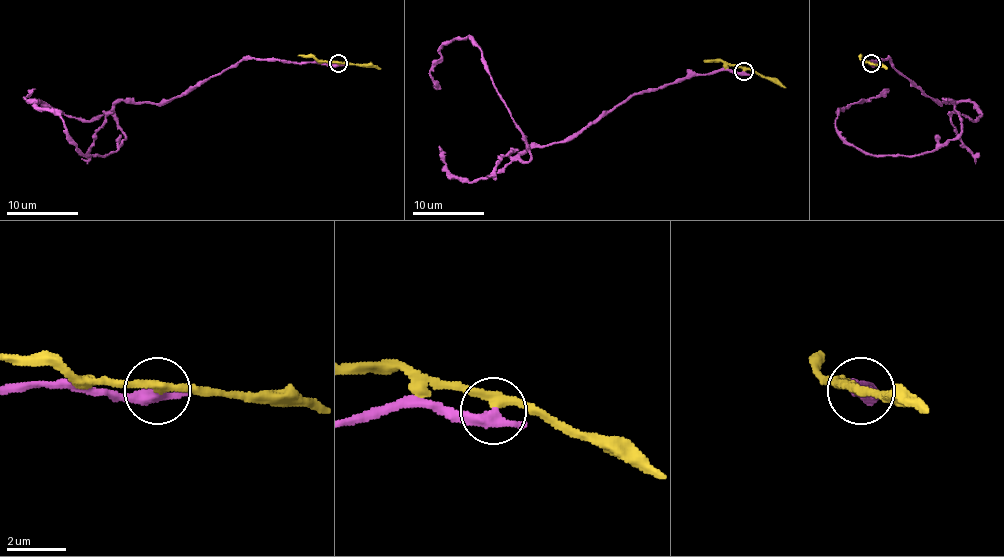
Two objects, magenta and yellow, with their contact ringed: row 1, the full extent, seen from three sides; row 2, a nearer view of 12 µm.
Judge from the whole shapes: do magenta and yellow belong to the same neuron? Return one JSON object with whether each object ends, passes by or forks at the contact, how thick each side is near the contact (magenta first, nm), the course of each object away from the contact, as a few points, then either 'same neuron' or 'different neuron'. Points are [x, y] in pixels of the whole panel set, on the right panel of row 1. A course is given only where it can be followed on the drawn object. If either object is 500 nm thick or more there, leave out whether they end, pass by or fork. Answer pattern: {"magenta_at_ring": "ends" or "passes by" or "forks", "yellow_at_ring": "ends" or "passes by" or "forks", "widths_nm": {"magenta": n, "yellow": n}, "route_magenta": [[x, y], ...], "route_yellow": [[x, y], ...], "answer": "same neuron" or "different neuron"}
{"magenta_at_ring": "ends", "yellow_at_ring": "passes by", "widths_nm": {"magenta": 480, "yellow": 280}, "route_magenta": [[871, 64], [887, 58], [949, 100], [961, 131], [916, 156], [851, 145], [839, 111], [889, 89]], "route_yellow": [[869, 64], [887, 69]], "answer": "different neuron"}

